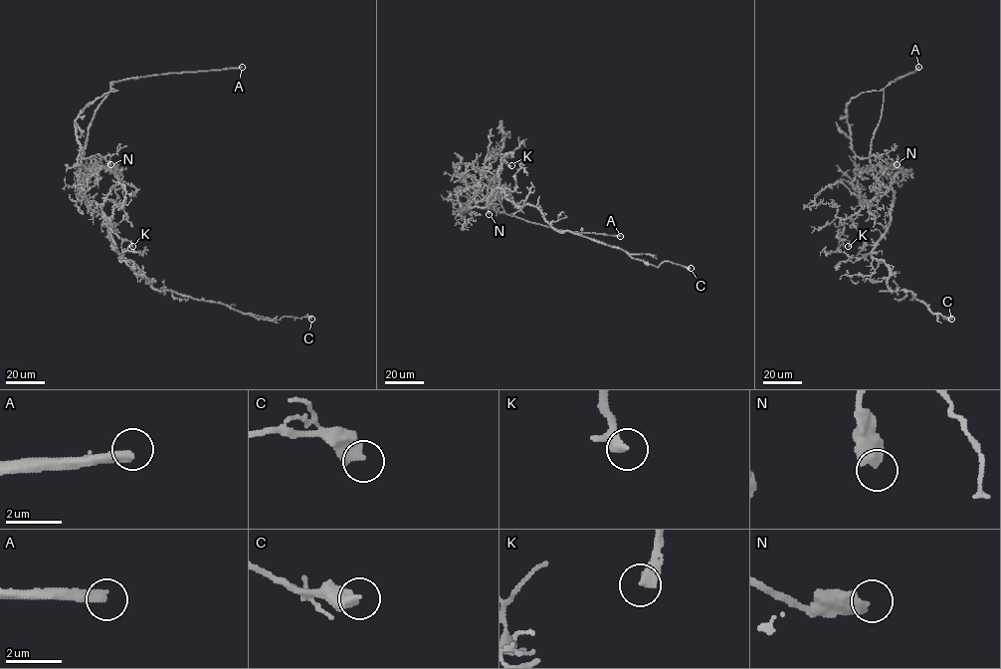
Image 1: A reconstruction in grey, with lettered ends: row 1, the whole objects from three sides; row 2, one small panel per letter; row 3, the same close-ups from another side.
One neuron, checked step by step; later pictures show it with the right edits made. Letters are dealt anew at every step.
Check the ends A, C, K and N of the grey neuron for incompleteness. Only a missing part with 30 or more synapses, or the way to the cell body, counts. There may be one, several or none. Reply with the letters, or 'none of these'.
A

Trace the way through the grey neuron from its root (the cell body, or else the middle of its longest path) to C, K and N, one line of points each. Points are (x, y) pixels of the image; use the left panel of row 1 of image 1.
C: (89, 206), (107, 224), (108, 237), (116, 250), (155, 290), (173, 291), (272, 320), (311, 319)
K: (89, 206), (79, 186), (85, 198), (101, 206), (107, 231), (130, 241), (132, 246)
N: (89, 206), (82, 150), (95, 110), (114, 89), (75, 122), (82, 156), (110, 164)

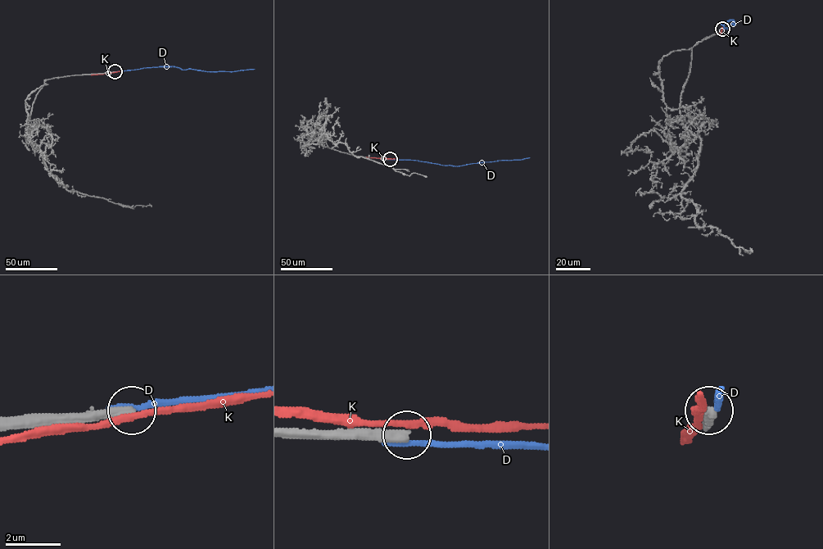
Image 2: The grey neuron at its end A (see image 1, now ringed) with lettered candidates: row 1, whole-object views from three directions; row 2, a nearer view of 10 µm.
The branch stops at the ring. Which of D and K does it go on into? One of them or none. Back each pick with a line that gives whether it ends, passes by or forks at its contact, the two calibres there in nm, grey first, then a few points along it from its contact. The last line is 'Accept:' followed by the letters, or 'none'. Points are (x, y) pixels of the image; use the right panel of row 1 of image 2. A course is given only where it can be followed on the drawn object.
Accept: none

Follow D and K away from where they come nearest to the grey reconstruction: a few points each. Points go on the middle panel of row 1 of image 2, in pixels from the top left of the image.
D: (389, 159), (458, 166), (530, 157)
K: (390, 159), (366, 156)

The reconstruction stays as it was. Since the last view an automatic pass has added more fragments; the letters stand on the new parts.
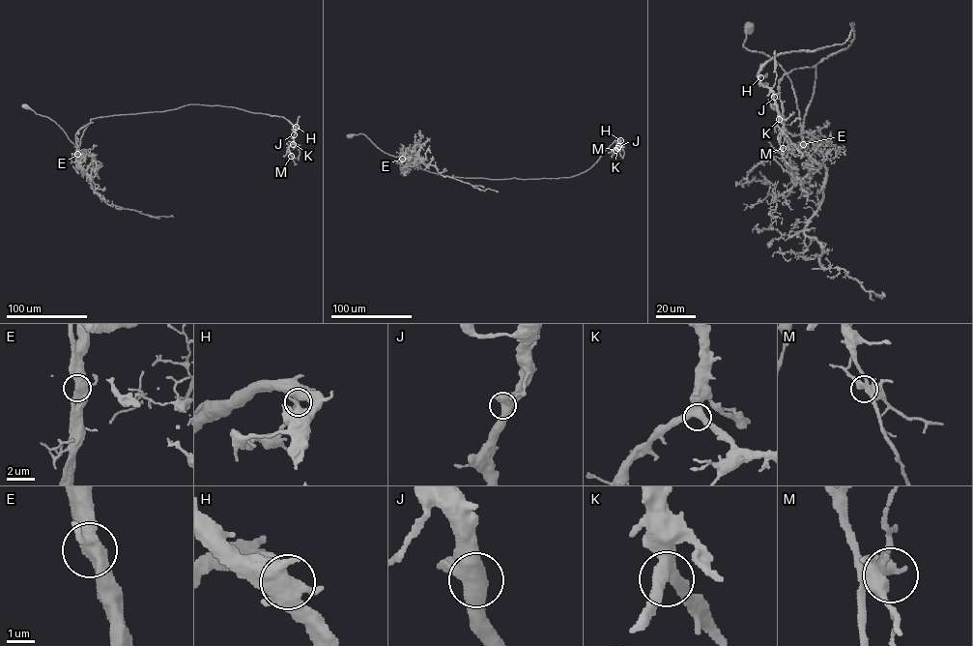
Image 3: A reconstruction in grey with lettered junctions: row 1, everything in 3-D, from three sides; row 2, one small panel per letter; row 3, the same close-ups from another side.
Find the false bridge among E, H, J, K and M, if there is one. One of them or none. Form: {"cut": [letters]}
{"cut": []}

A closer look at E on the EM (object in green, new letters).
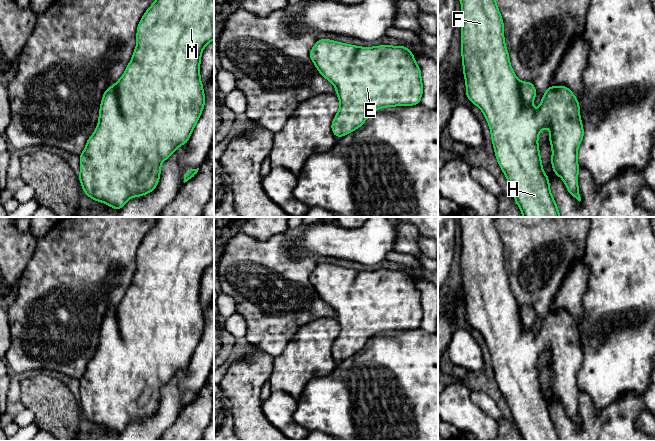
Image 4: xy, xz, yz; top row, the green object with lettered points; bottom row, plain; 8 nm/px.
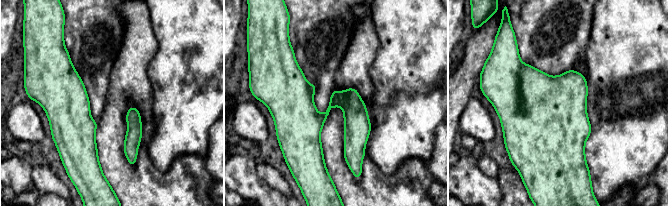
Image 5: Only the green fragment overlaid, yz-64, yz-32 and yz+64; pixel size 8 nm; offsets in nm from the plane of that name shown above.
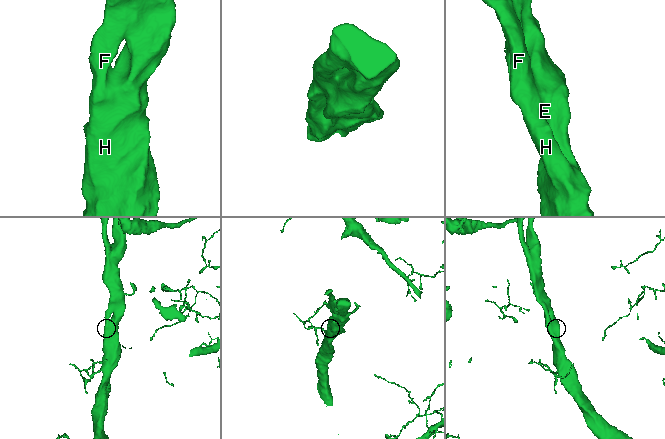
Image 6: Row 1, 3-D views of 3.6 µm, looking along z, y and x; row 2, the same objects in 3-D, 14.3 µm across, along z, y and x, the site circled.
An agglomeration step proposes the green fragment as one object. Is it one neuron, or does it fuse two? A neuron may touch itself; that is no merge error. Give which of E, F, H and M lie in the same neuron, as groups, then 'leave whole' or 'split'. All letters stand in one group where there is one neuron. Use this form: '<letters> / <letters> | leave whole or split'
E F H M | leave whole

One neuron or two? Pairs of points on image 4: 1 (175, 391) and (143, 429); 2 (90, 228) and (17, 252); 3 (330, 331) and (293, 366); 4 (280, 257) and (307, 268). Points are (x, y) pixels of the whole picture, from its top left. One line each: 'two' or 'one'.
1: one
2: two
3: one
4: one

